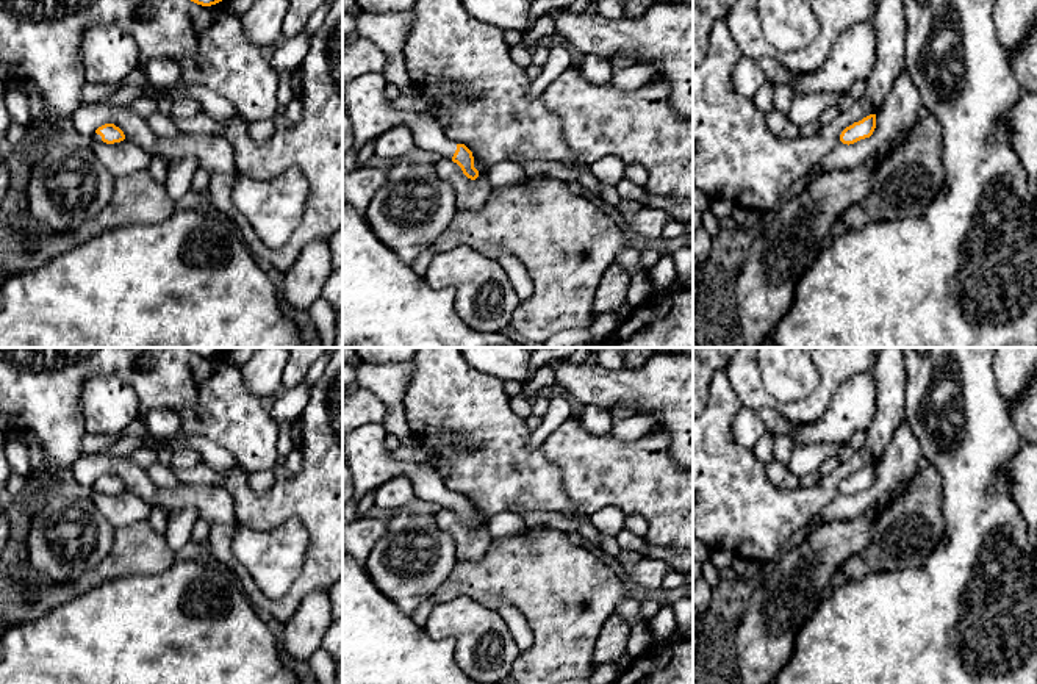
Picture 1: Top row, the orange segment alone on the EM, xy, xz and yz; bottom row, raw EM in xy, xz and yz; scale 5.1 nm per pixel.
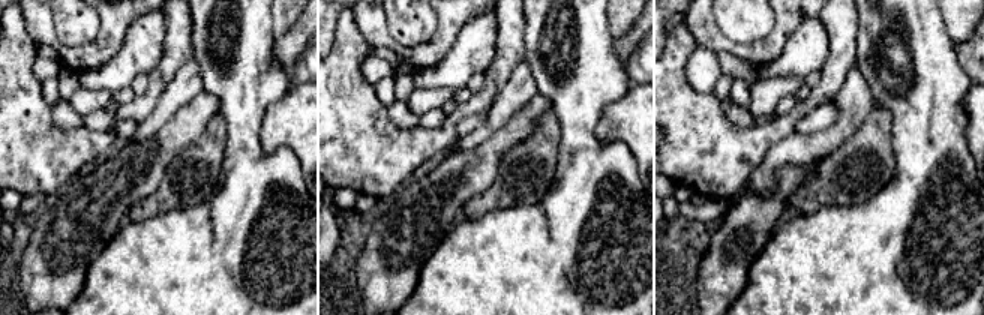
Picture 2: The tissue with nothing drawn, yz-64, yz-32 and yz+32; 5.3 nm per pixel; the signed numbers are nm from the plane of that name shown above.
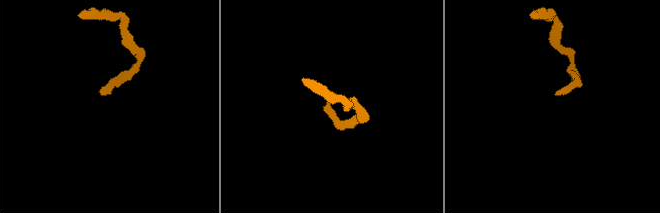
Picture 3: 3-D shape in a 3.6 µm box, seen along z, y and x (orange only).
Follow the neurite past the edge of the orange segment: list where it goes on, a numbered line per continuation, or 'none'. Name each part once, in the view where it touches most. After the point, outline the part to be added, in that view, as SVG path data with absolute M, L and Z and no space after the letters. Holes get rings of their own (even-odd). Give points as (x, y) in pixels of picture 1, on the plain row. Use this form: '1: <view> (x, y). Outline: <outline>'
1: xz (371, 464). Outline: M372 423L355 427L343 438L344 460L352 471L352 499L360 501L369 490L394 477L405 477L411 482L416 498L452 509L457 493L425 463L396 460L385 446L388 434L382 423Z

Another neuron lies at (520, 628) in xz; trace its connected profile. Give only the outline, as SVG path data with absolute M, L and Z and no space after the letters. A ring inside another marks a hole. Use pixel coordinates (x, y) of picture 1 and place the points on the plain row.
M501 604L497 609L501 617L508 625L510 634L521 653L529 651L535 645L535 635L529 621L511 604Z

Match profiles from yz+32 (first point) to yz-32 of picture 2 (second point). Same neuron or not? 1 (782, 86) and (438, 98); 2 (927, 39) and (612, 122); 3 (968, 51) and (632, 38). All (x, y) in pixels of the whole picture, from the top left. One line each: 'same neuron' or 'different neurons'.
1: same neuron
2: different neurons
3: different neurons

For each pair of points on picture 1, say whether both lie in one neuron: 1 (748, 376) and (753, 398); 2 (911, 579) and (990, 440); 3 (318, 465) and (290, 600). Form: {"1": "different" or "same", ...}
{"1": "same", "2": "same", "3": "same"}

